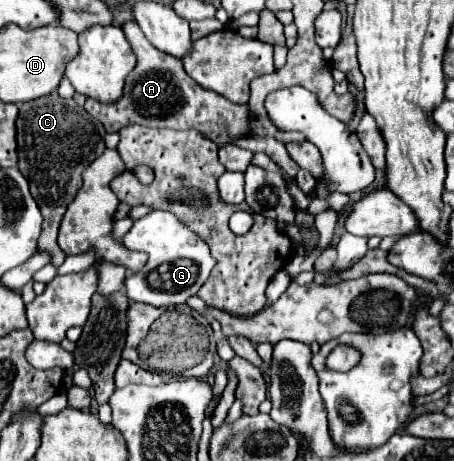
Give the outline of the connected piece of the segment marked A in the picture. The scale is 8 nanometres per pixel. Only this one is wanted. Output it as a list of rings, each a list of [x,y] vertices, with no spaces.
[[[136,22],[124,24],[124,34],[132,44],[132,50],[138,58],[136,68],[130,72],[124,96],[114,104],[100,104],[92,98],[86,100],[86,110],[96,120],[100,120],[106,132],[118,132],[128,124],[140,124],[148,128],[170,128],[170,130],[198,130],[208,140],[224,146],[236,138],[244,138],[250,130],[248,106],[234,104],[226,100],[222,94],[212,92],[196,84],[182,68],[182,62],[170,54],[156,50],[148,38],[144,38],[142,30]]]

